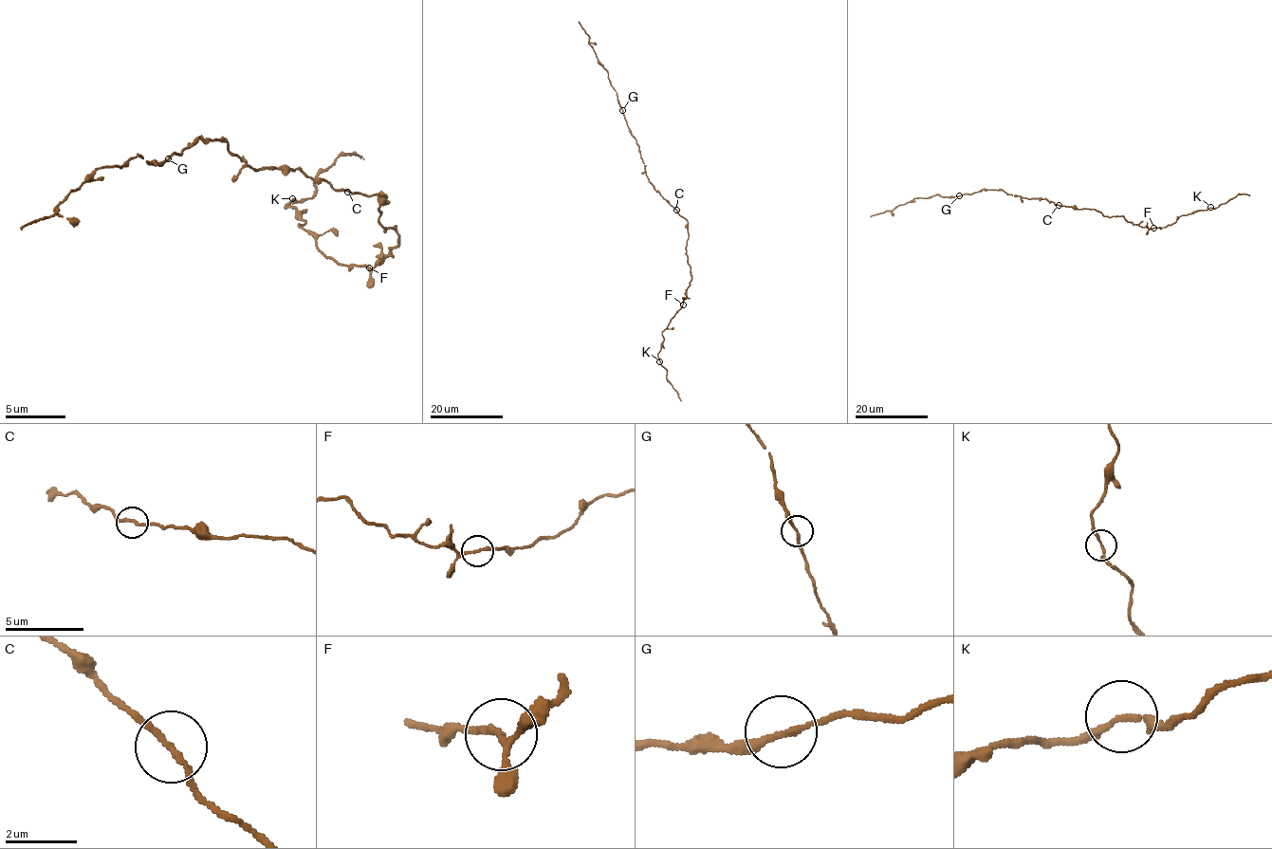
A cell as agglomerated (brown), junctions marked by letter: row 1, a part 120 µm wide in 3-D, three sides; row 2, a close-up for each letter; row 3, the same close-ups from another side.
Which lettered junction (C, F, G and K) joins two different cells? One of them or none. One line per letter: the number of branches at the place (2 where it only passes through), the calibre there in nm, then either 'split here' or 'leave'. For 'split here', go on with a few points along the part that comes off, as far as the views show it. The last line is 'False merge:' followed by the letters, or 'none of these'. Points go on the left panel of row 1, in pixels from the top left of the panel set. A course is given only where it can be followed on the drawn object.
C: branches 2; calibre 170 nm; leave
F: branches 2; calibre 170 nm; leave
G: branches 2; calibre 170 nm; leave
K: branches 2; calibre 170 nm; leave
False merge: none of these

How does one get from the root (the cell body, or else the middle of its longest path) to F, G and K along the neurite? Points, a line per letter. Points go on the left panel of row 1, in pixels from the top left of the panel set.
F: (347, 192), (384, 194), (377, 222), (399, 234), (390, 255), (369, 267)
G: (347, 192), (314, 182), (299, 170), (256, 170), (235, 155), (226, 139), (199, 139), (169, 158)
K: (347, 192), (387, 200), (377, 222), (396, 228), (399, 243), (381, 265), (329, 258), (286, 207), (293, 197)

